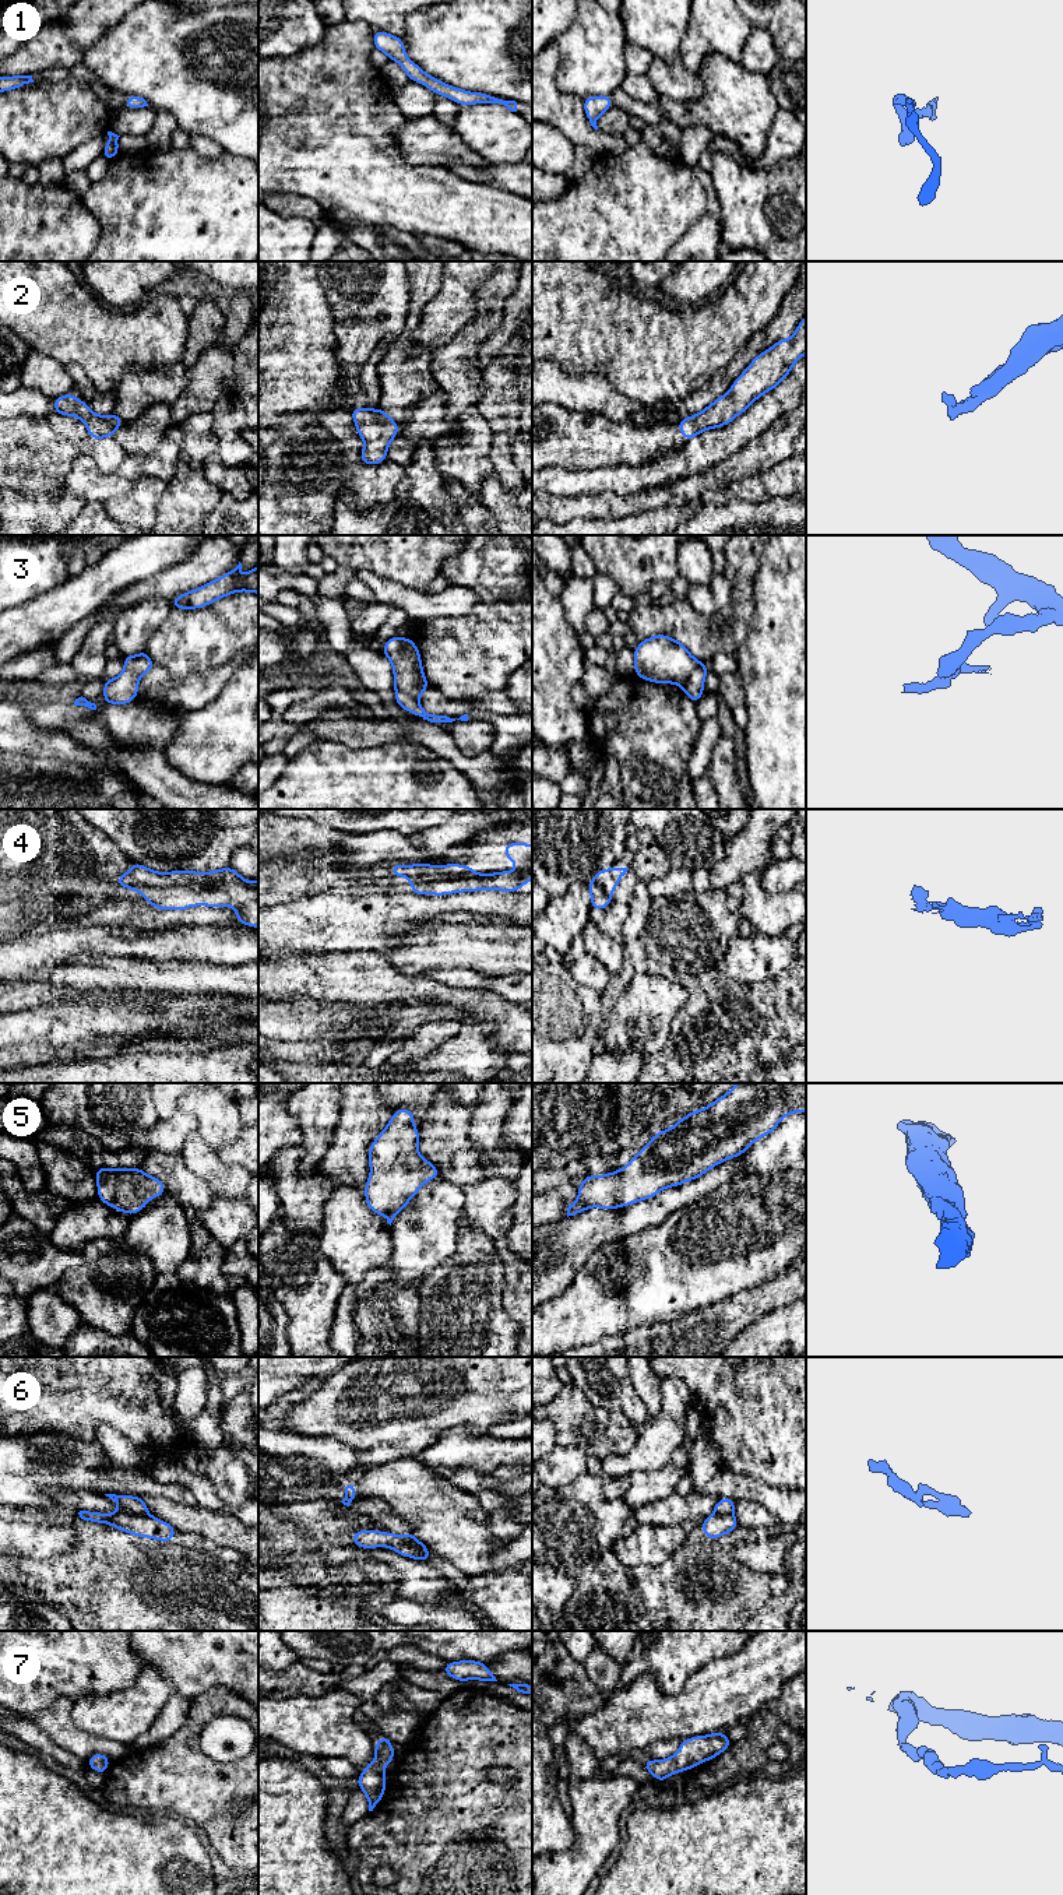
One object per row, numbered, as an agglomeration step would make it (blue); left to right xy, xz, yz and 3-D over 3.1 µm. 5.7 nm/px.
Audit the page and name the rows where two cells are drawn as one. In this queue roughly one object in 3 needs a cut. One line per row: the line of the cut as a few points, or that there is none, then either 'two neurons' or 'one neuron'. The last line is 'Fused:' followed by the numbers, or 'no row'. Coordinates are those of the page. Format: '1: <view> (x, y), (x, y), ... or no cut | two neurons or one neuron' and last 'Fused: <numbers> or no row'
1: no cut | one neuron
2: no cut | one neuron
3: yz (700, 663), (682, 686) | two neurons
4: no cut | one neuron
5: no cut | one neuron
6: xy (120, 1509), (129, 1514), (147, 1514) | two neurons
7: no cut | one neuron
Fused: 3, 6

